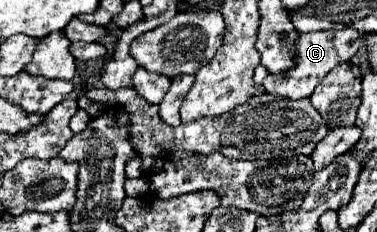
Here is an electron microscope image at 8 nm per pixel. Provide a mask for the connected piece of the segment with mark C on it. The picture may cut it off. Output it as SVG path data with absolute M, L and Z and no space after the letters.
M345 27L341 31L319 31L319 33L303 33L303 35L299 35L299 39L295 41L295 67L289 69L287 73L265 77L263 85L265 85L267 93L281 95L281 97L287 97L287 99L311 97L315 87L323 81L323 77L333 67L349 63L355 57L355 53L361 47L359 37L361 37L361 33L357 29L351 29L351 27Z

